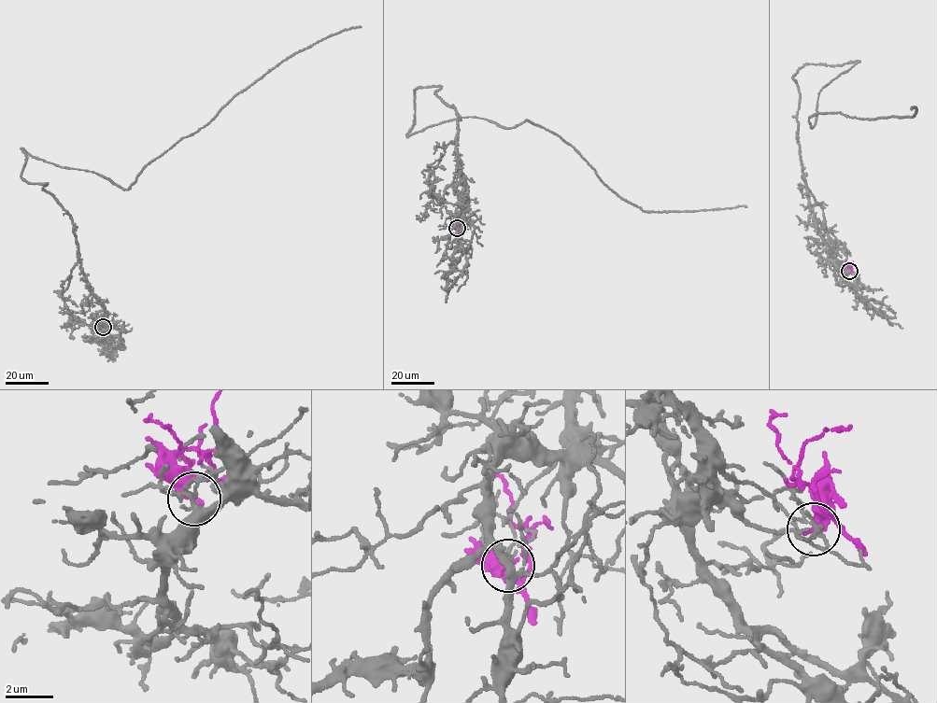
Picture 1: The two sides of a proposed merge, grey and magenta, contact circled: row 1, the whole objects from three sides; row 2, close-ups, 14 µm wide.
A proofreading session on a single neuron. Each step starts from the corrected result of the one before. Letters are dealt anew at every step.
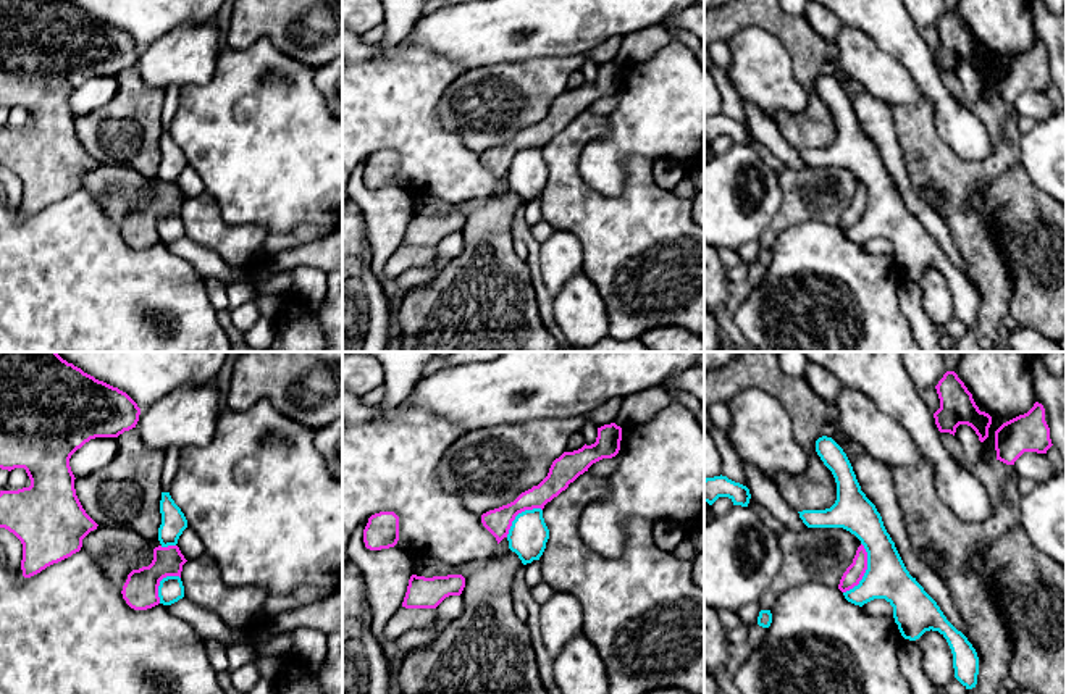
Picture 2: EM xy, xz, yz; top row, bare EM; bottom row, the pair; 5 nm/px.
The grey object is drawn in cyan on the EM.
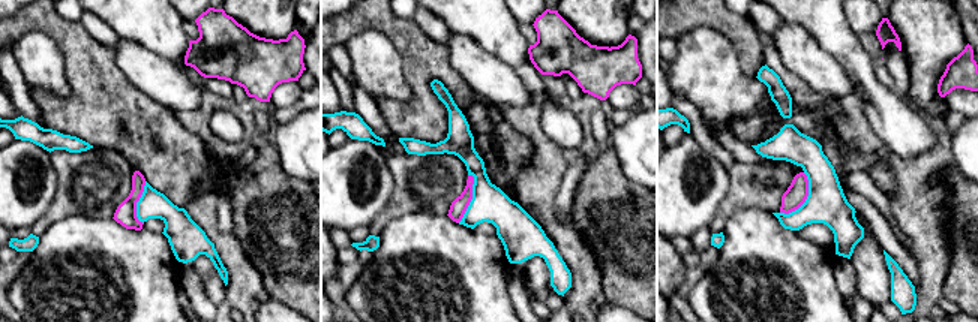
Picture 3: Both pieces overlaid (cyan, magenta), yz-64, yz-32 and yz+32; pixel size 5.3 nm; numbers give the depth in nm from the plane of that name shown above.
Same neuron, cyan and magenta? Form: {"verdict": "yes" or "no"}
{"verdict": "no"}

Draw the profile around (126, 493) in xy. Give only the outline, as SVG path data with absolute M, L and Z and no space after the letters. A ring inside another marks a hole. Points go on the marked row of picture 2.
M136 428L116 437L118 452L103 468L76 478L76 495L99 526L123 526L155 541L165 452L144 444Z

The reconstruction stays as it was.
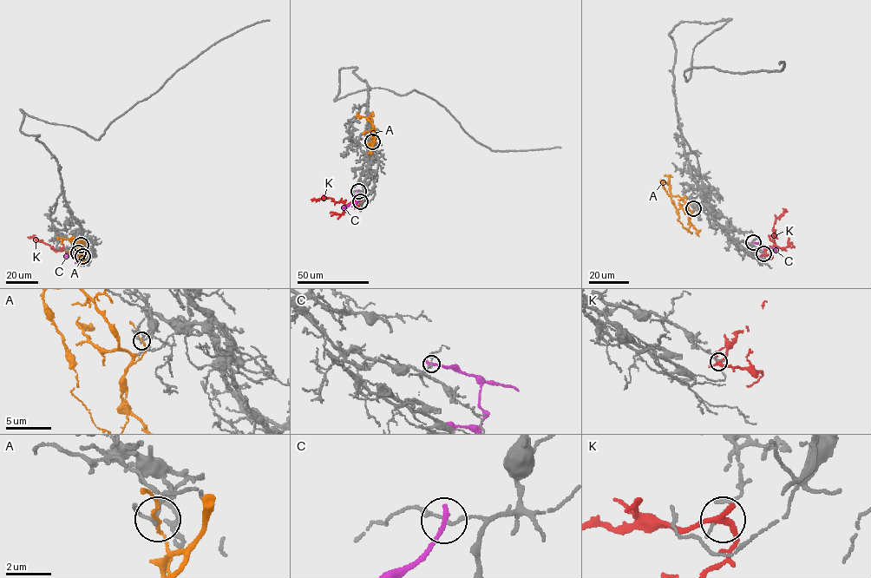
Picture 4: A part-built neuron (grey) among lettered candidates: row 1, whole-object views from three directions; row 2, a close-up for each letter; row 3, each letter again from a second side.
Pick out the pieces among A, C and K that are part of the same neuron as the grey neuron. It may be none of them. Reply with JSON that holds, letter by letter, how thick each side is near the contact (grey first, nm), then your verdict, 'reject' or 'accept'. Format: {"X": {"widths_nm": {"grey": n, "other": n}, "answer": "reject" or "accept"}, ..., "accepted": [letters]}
{"A": {"widths_nm": {"grey": 130, "other": 100}, "answer": "reject"}, "C": {"widths_nm": {"grey": 100, "other": 260}, "answer": "reject"}, "K": {"widths_nm": {"grey": 120, "other": 280}, "answer": "reject"}, "accepted": []}

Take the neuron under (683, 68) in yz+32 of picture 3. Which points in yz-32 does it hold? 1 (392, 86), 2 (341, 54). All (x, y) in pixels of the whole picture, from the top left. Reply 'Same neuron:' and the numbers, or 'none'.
Same neuron: 1

